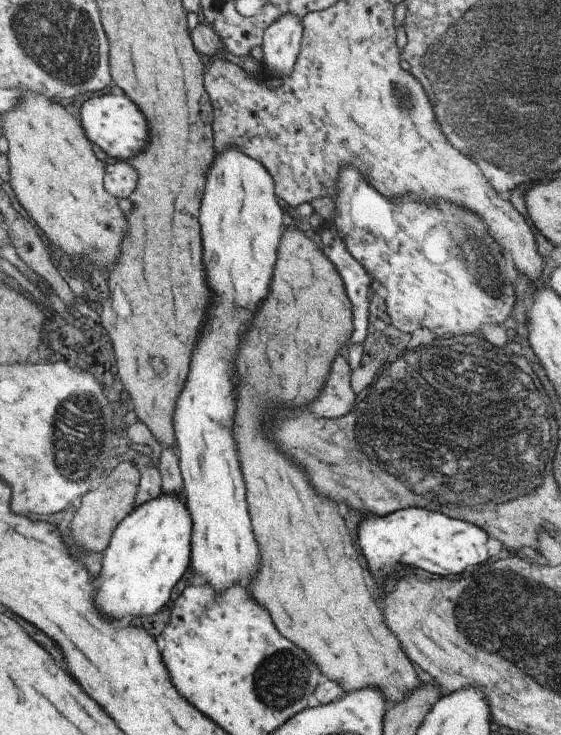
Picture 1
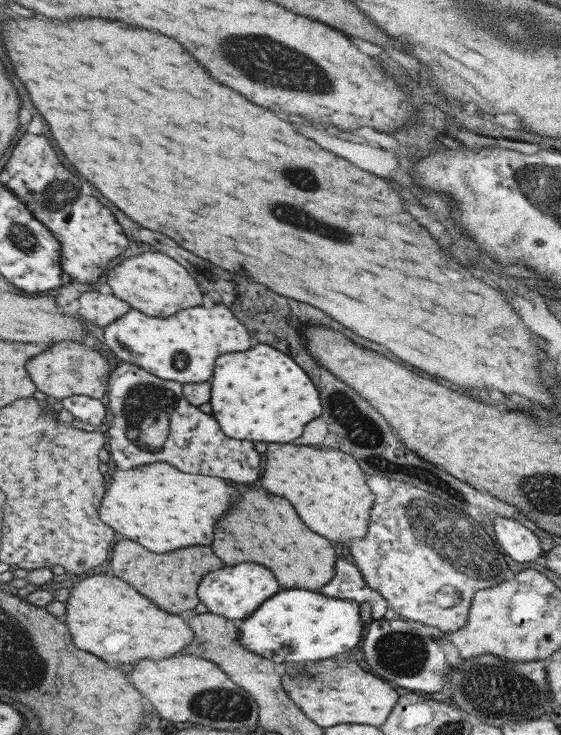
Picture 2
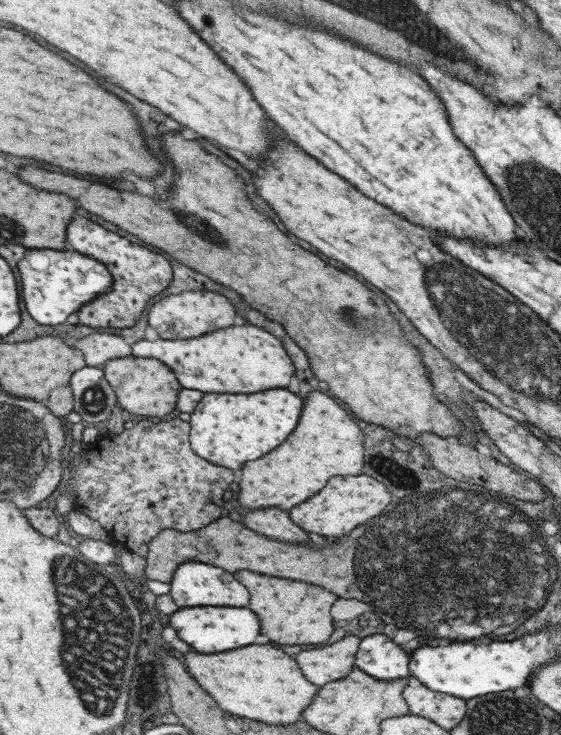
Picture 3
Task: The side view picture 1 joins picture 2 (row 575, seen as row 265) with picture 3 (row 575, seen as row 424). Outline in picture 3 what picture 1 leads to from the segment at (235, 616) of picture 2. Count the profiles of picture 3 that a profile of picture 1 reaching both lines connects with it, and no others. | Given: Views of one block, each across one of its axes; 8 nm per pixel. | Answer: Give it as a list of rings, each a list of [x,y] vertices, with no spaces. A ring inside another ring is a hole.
[[[186,562],[176,570],[170,593],[180,608],[185,606],[249,606],[249,590],[227,570],[211,563]]]

